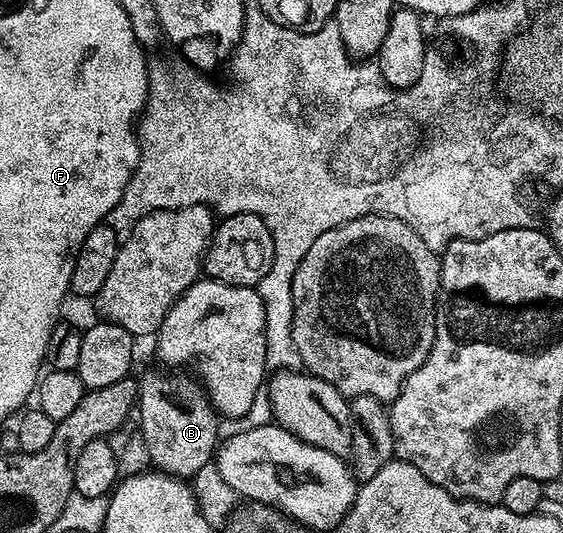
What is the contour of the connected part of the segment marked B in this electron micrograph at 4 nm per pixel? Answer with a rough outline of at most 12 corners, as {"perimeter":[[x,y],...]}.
{"perimeter":[[168,370],[138,380],[153,469],[191,478],[213,463],[218,413]]}

